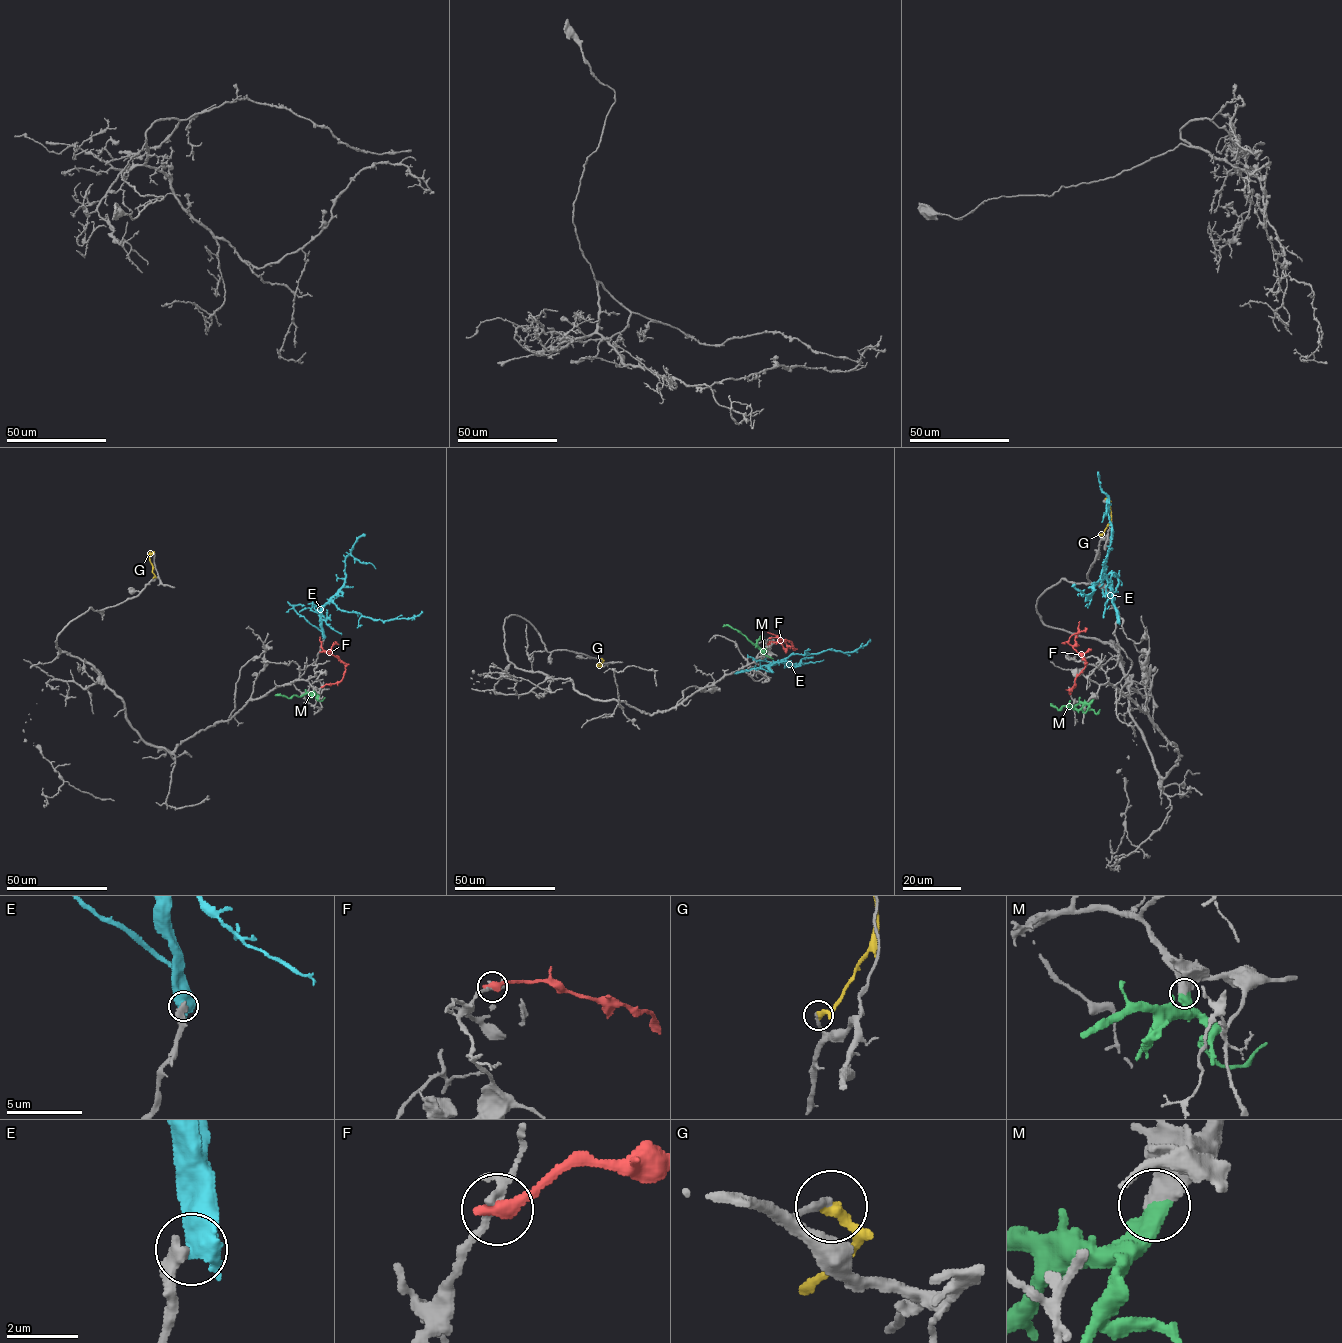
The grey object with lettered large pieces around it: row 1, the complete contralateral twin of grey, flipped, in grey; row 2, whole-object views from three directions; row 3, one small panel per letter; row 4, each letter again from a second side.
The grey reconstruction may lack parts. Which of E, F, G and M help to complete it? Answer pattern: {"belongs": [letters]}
{"belongs": []}

